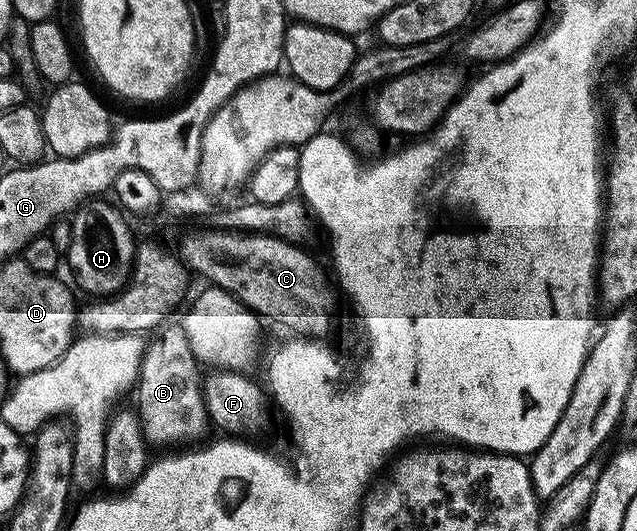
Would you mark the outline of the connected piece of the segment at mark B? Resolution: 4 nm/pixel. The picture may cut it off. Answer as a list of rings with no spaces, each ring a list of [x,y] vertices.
[[[178,332],[167,333],[160,341],[146,346],[139,368],[137,416],[148,446],[183,445],[195,441],[206,429],[209,420],[204,401],[204,386],[199,379],[200,366],[191,354],[187,341]]]

